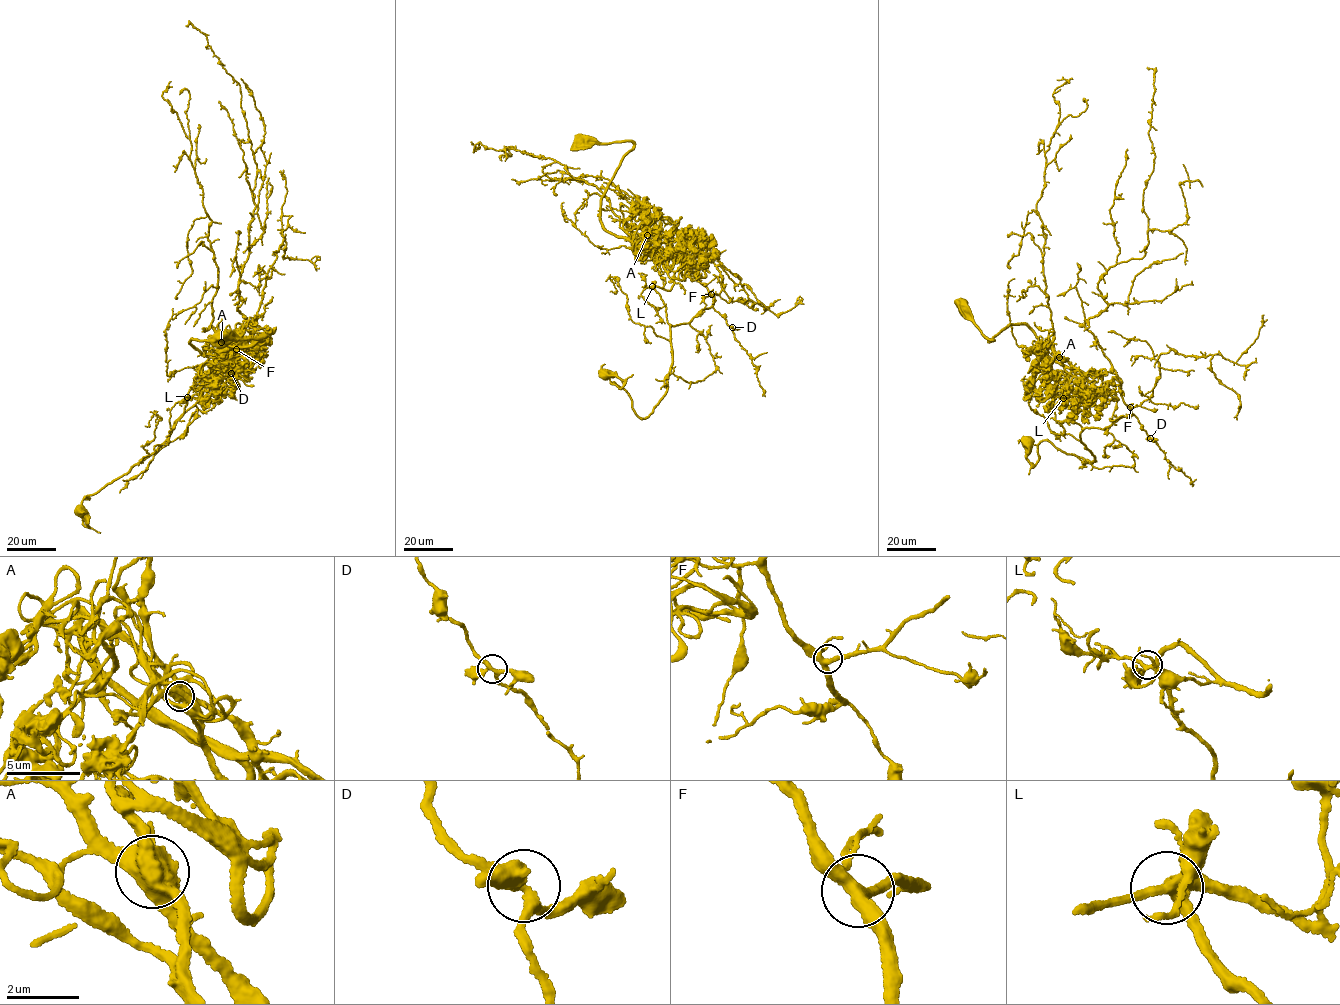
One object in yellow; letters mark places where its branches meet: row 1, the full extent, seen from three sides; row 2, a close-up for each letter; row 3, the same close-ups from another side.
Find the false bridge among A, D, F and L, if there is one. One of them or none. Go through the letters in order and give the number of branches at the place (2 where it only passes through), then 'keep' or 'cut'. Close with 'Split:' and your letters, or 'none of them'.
A: 4 | cut
D: 4 | keep
F: 4 | keep
L: 4 | keep
Split: A

